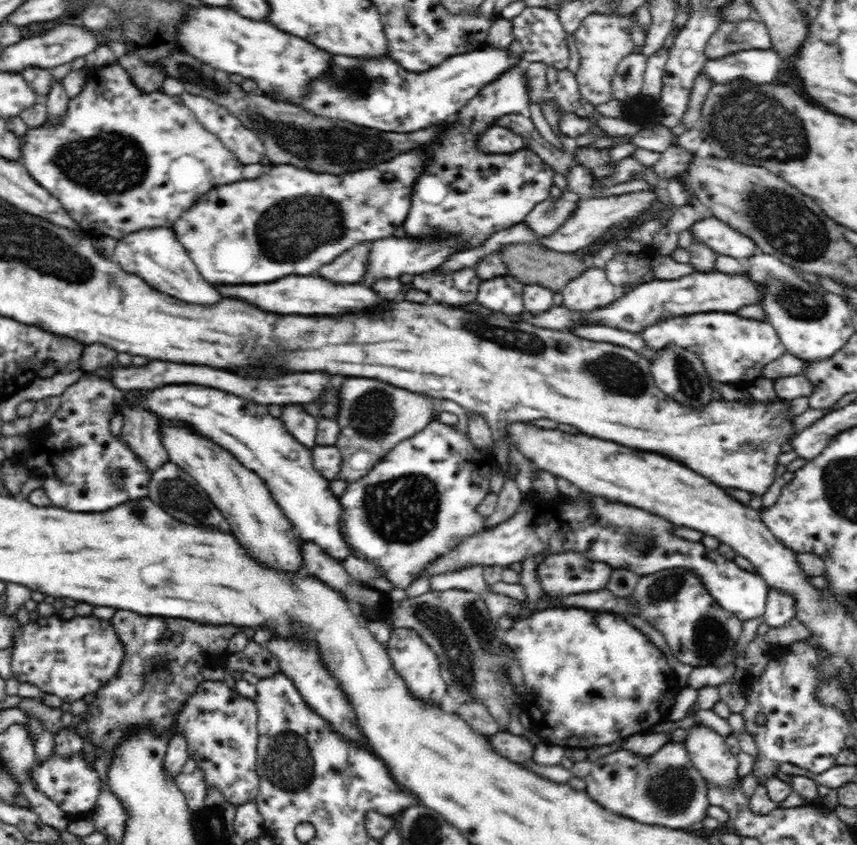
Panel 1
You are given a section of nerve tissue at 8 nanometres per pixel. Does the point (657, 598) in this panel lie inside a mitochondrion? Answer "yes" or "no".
yes

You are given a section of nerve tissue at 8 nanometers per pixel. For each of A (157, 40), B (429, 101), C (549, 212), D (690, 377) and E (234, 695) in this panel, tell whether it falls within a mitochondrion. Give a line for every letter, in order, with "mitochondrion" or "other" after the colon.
A: other
B: other
C: mitochondrion
D: mitochondrion
E: other

